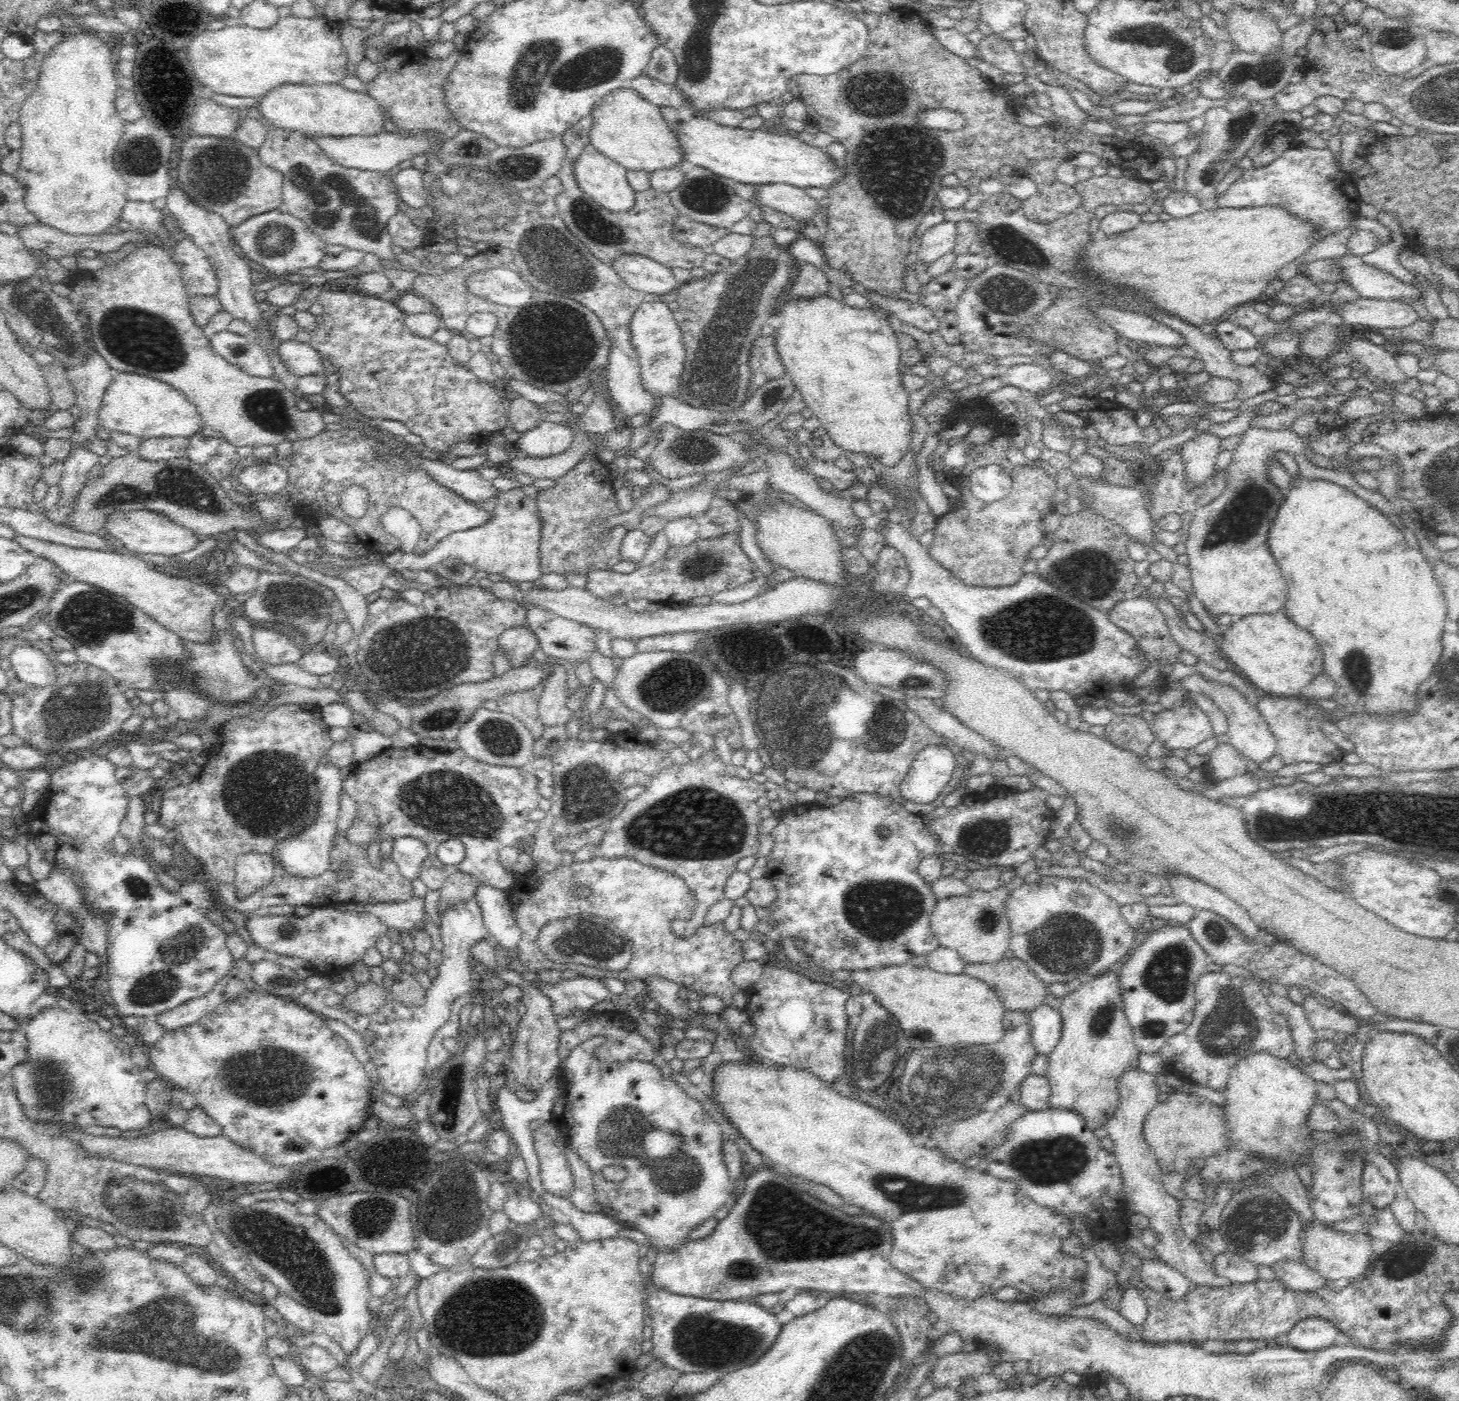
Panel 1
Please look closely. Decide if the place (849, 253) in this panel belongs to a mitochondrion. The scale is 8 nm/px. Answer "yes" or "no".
no

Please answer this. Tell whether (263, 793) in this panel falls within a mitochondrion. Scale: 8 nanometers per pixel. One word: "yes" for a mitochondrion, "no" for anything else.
yes

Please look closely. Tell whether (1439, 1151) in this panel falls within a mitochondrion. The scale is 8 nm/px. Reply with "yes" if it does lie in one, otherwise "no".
no

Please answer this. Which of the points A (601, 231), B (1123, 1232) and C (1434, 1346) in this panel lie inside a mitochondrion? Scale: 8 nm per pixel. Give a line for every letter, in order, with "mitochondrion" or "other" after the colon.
A: mitochondrion
B: other
C: other

